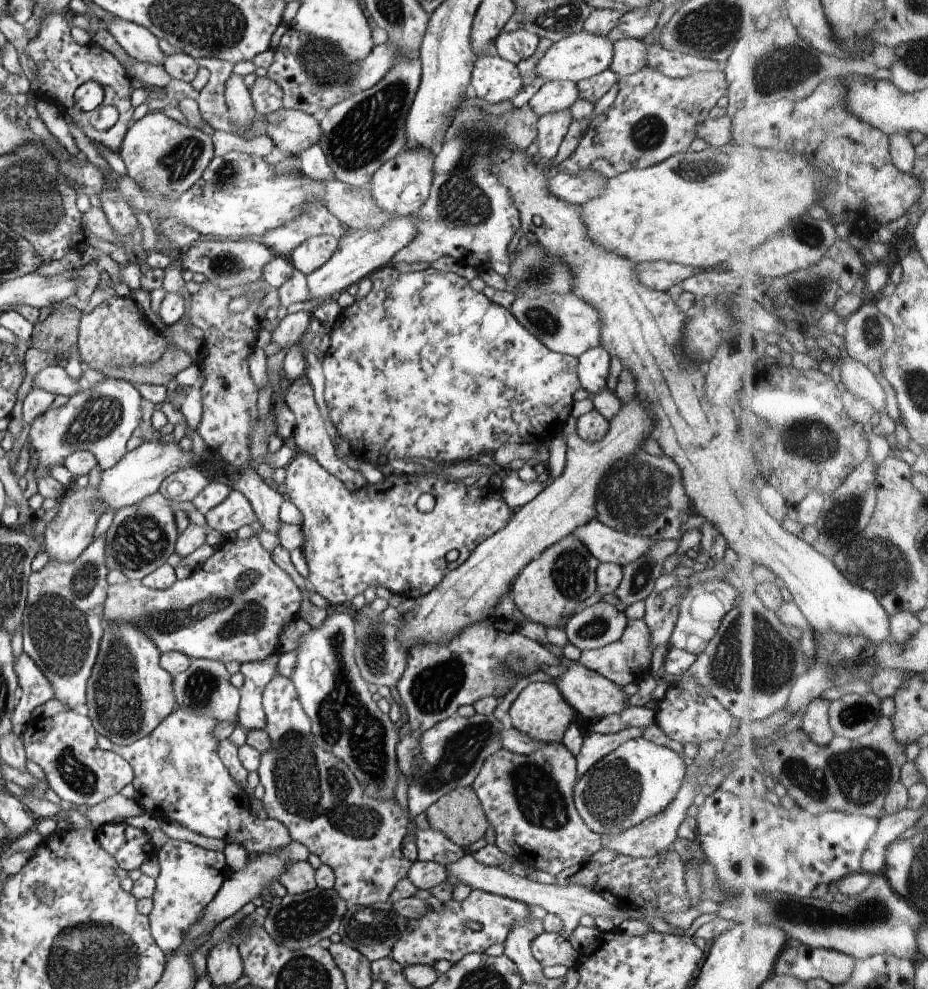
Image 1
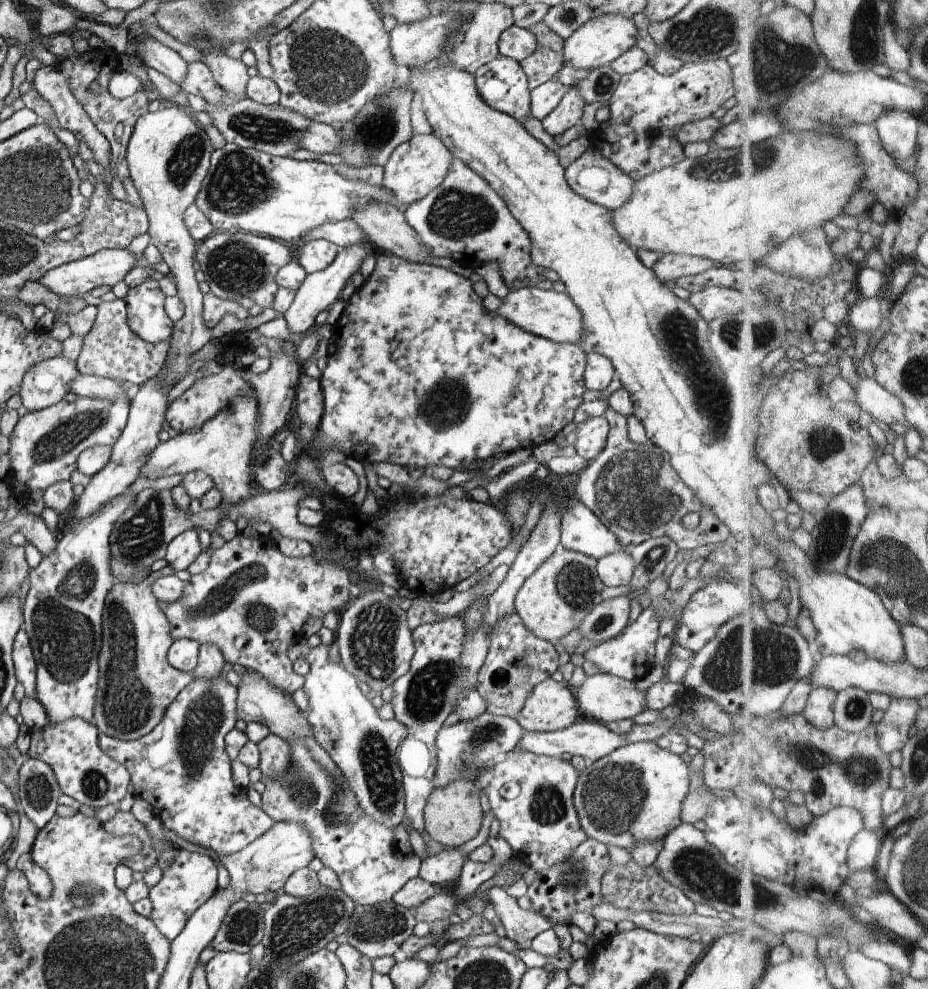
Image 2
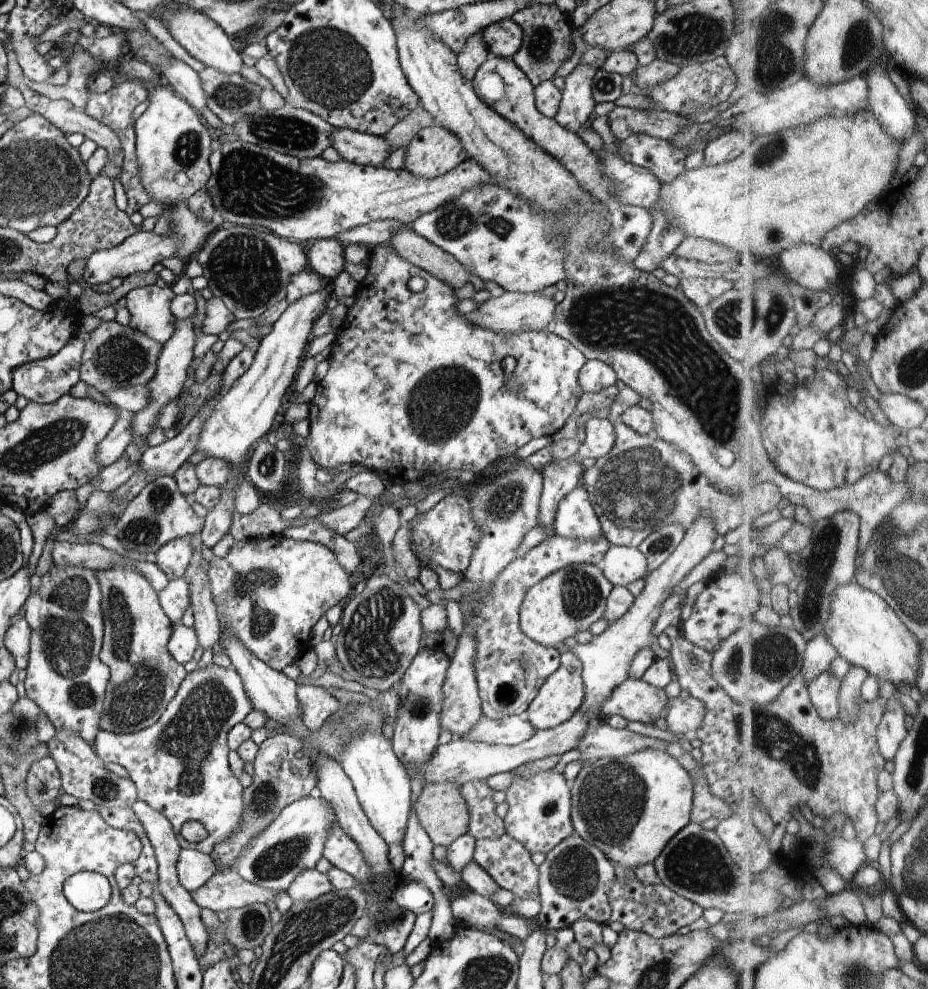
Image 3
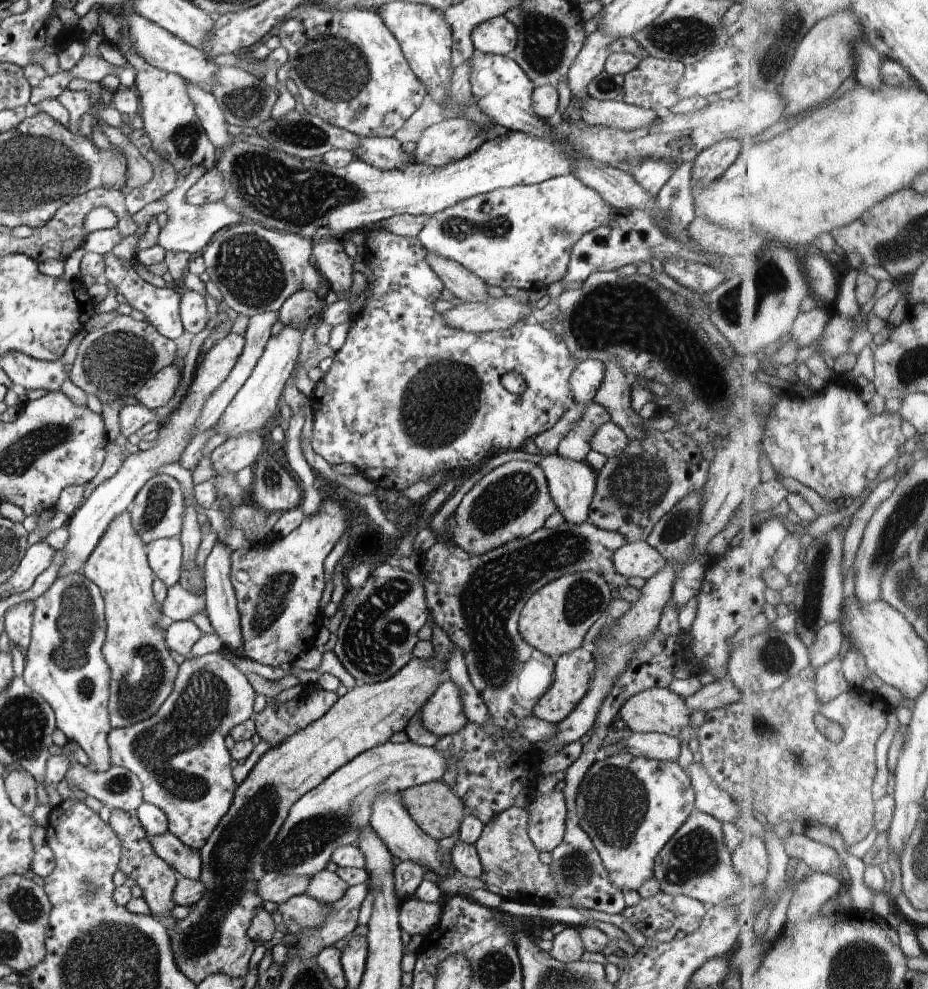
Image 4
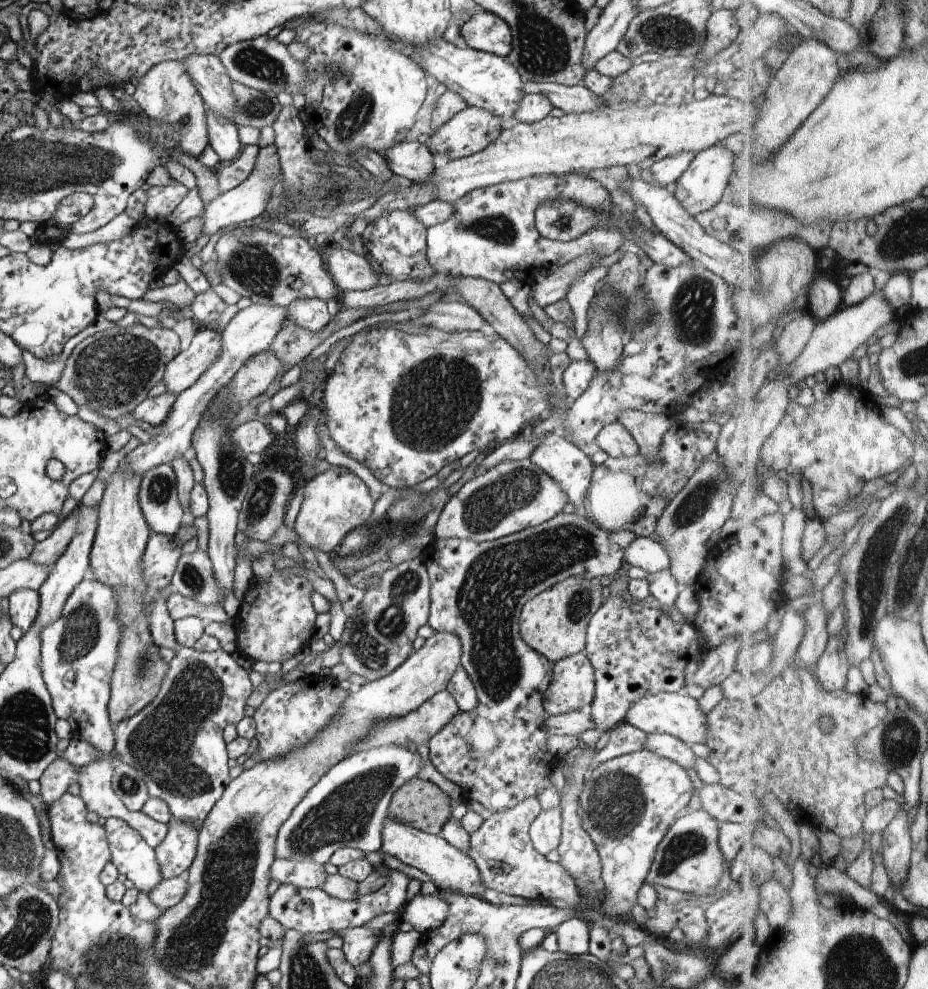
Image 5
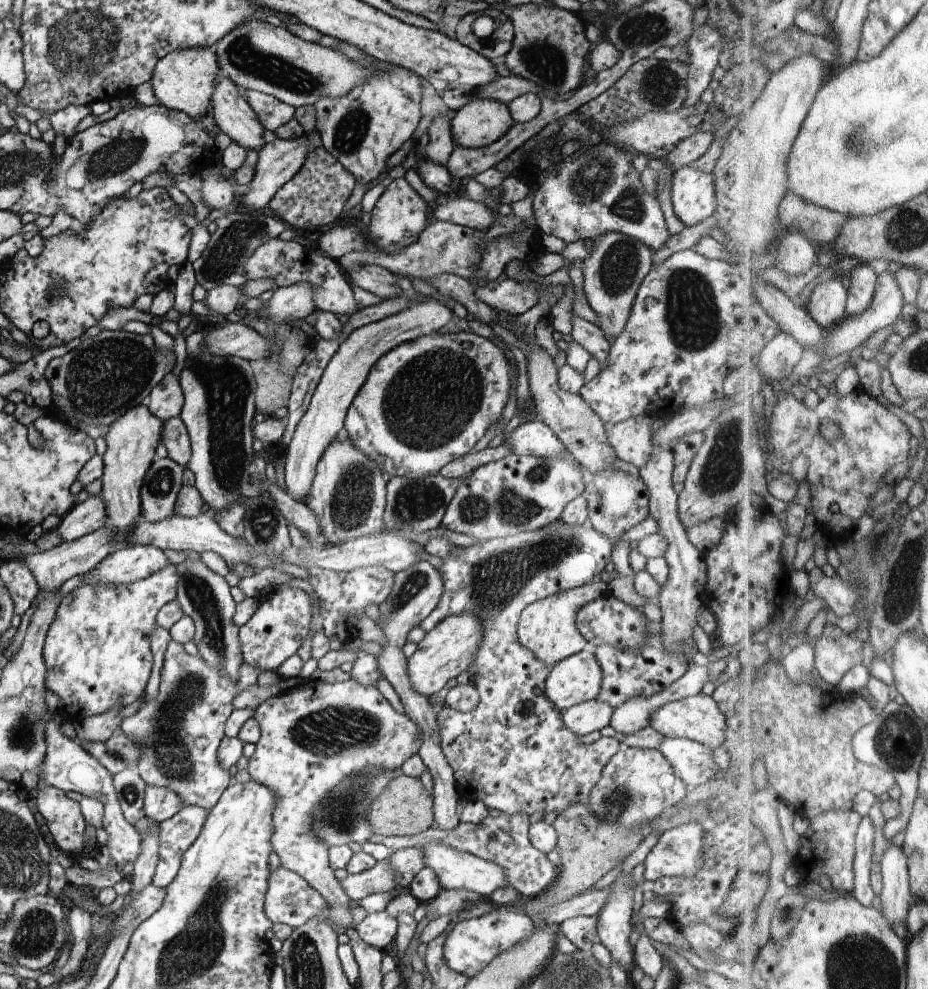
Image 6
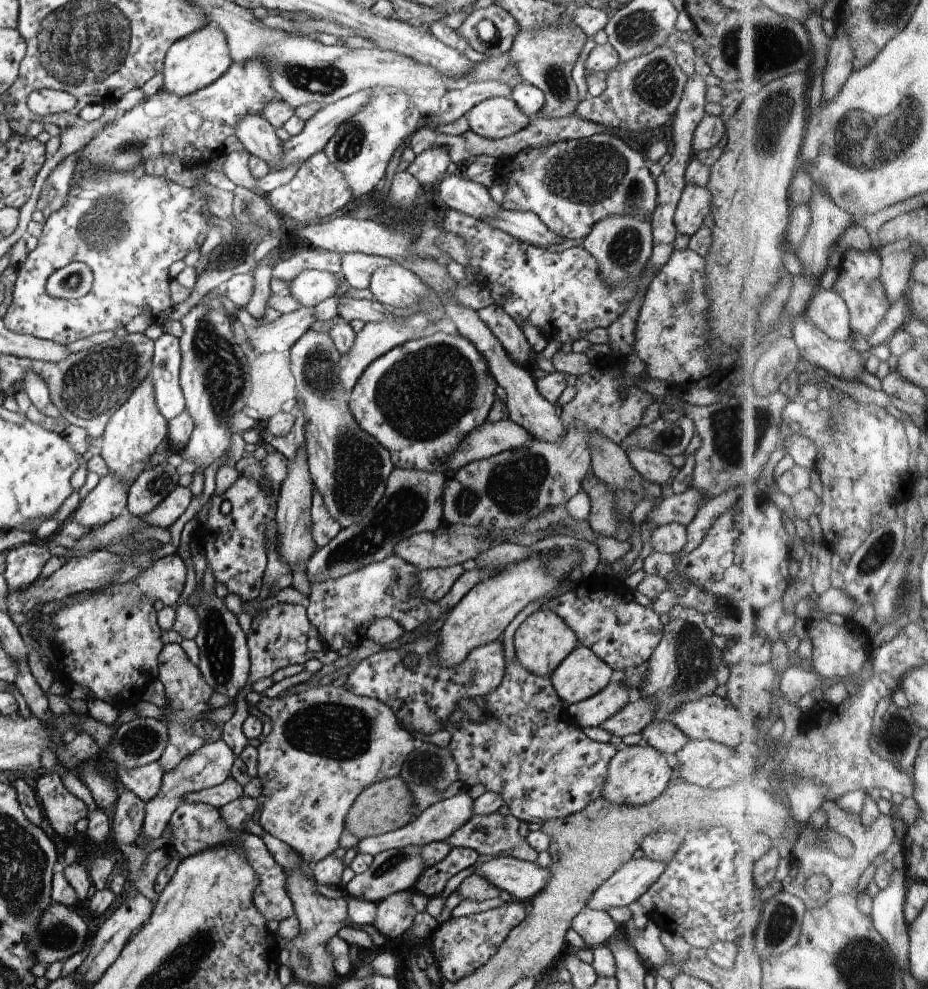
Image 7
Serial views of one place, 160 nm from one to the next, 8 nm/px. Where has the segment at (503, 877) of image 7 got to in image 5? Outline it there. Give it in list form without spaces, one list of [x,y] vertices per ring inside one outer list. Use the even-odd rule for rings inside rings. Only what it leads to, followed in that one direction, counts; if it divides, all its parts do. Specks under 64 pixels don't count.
[[[386,818],[383,824],[382,838],[381,848],[384,852],[394,856],[400,862],[428,874],[434,880],[438,890],[450,888],[454,893],[482,898],[486,887],[476,863],[469,855],[446,841],[441,834],[431,835],[417,831],[411,826]]]

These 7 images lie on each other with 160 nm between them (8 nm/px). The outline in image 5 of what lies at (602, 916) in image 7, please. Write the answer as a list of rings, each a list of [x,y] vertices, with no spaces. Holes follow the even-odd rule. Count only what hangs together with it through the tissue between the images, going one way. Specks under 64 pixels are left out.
[[[572,917],[563,922],[556,930],[559,950],[571,955],[589,952],[590,922],[584,918]]]

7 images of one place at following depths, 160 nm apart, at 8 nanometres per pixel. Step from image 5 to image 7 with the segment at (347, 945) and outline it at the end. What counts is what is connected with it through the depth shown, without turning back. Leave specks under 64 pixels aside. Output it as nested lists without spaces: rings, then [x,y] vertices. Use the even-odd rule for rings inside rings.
[[[414,890],[398,891],[377,903],[377,915],[373,926],[380,934],[386,938],[396,938],[412,928],[417,914],[411,901],[414,893]]]

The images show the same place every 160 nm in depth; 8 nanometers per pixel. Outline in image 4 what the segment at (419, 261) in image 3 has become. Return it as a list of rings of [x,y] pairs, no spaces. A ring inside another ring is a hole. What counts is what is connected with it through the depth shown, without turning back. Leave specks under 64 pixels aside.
[[[427,252],[427,261],[432,270],[442,279],[445,287],[460,300],[466,303],[477,303],[486,301],[490,297],[487,282],[463,264],[430,252]]]

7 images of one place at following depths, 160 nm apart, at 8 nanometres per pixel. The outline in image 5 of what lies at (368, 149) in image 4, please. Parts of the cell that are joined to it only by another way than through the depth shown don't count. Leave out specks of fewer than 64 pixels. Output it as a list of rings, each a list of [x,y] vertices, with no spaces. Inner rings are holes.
[[[402,141],[384,153],[394,175],[414,183],[426,181],[435,171],[435,157],[427,144]]]

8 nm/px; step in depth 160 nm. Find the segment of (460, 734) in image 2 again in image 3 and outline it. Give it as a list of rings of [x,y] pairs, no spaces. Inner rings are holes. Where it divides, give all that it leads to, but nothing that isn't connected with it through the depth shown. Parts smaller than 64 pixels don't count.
[[[512,715],[499,721],[483,716],[471,731],[460,739],[484,741],[493,745],[517,745],[527,741],[536,732],[525,716]]]

